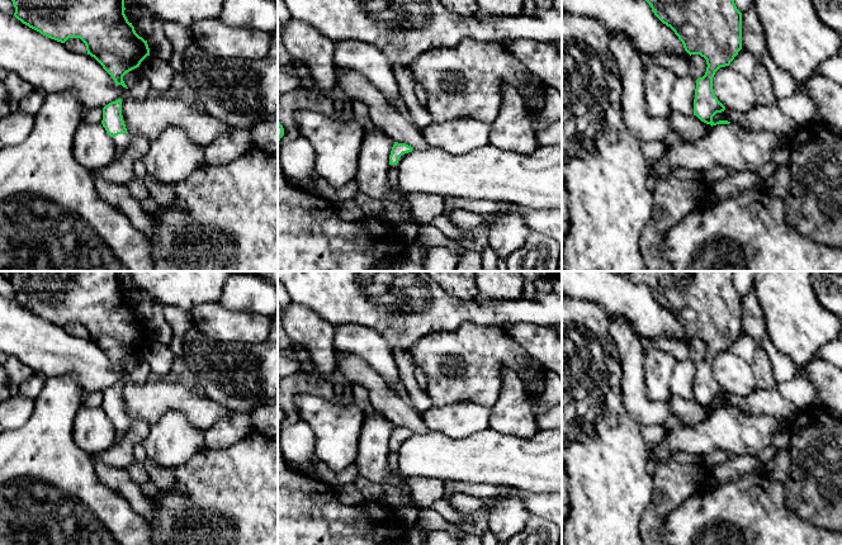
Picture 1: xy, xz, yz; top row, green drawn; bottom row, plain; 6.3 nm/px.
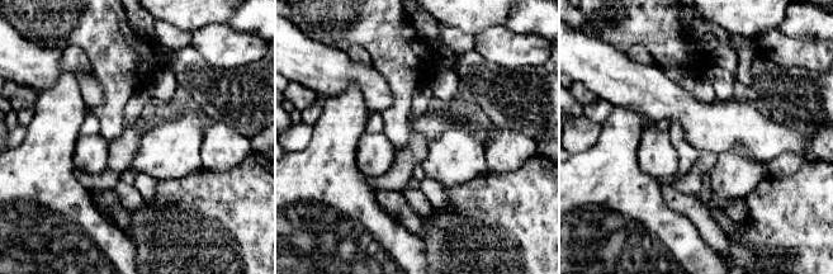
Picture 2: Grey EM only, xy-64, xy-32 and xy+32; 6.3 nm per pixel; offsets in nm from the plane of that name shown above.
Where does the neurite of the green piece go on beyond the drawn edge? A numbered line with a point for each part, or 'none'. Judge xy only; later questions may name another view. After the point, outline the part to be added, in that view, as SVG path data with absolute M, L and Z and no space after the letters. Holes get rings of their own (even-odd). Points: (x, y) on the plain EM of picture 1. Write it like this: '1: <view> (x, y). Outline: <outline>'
1: xy (122, 425). Outline: M122 417L115 421L112 421L114 431L115 431L115 439L120 439L124 432L127 432L131 427L131 420L128 417Z

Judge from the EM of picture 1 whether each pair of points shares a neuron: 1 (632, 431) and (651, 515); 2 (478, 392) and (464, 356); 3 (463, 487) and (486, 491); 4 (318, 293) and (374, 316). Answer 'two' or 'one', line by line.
1: two
2: one
3: one
4: one

